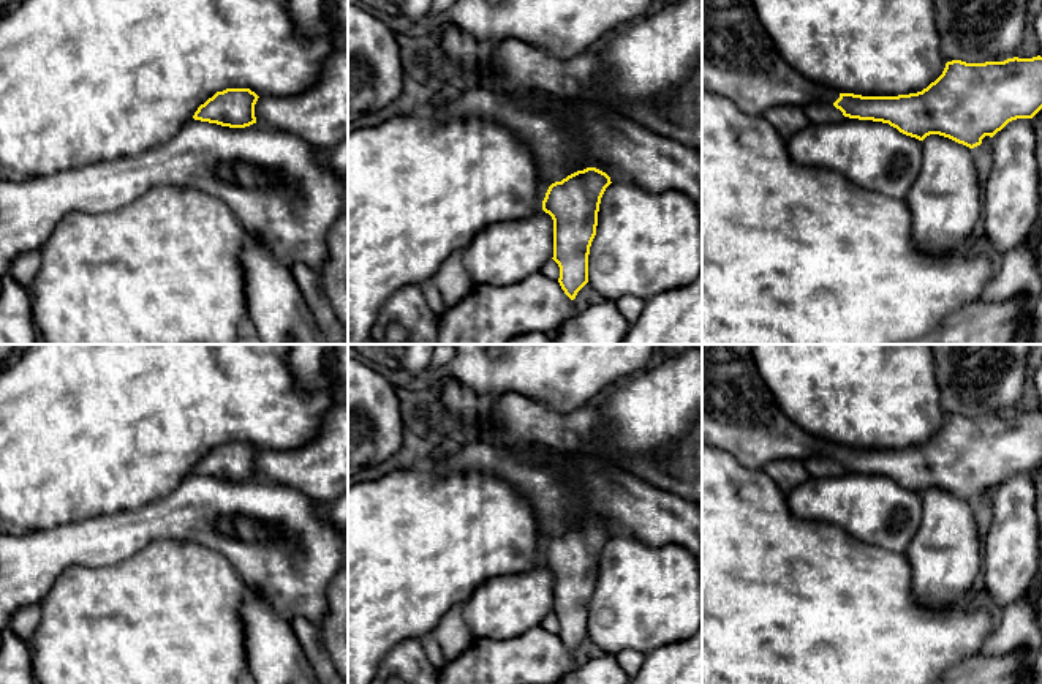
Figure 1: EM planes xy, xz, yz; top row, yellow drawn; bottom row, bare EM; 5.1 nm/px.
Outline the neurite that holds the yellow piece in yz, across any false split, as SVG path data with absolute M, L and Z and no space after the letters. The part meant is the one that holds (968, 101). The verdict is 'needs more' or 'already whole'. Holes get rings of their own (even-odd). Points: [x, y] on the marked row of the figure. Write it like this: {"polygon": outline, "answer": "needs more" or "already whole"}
{"polygon": "M702 0L702 92L729 98L745 115L764 115L775 106L830 103L844 117L889 123L923 141L930 134L974 148L1009 122L1033 118L1042 109L1042 57L966 63L952 60L942 74L917 93L862 96L838 93L797 73L783 60L775 41L757 17L753 0Z", "answer": "needs more"}

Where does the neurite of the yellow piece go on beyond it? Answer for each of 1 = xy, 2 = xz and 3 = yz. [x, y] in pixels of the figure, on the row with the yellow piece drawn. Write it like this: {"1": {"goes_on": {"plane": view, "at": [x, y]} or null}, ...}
{"1": {"goes_on": null}, "2": {"goes_on": null}, "3": {"goes_on": {"plane": "yz", "at": [740, 60]}}}

